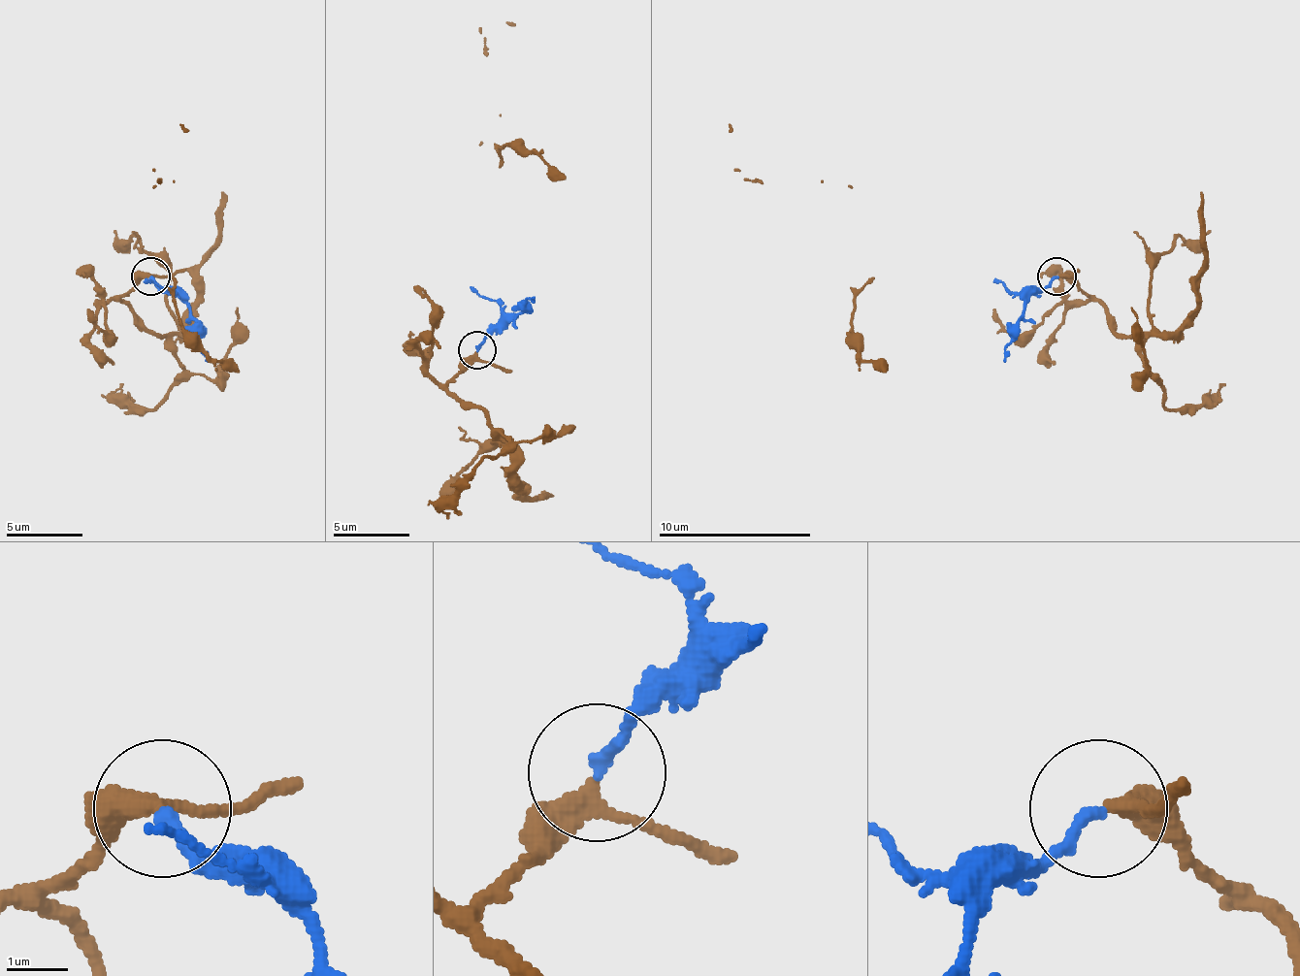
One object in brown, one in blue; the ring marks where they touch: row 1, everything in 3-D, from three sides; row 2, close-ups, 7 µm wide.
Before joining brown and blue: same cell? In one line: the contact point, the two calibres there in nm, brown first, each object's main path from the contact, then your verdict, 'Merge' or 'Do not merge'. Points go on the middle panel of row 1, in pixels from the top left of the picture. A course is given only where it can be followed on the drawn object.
Place: (477, 350). Thickness 280 nm (brown) against 200 nm. Course of brown: (476, 353), (441, 383), (434, 375), (434, 303), (414, 287), (499, 114), (480, 26), (510, 26), (506, 22). Course of blue: (476, 349), (514, 318), (534, 295). Merge

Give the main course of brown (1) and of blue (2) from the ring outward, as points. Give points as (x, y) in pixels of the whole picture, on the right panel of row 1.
1: (1059, 276), (1090, 296), (1056, 304), (1010, 335), (994, 308), (849, 185), (764, 185), (733, 170), (730, 123)
2: (1056, 276), (1024, 308), (1002, 361)

